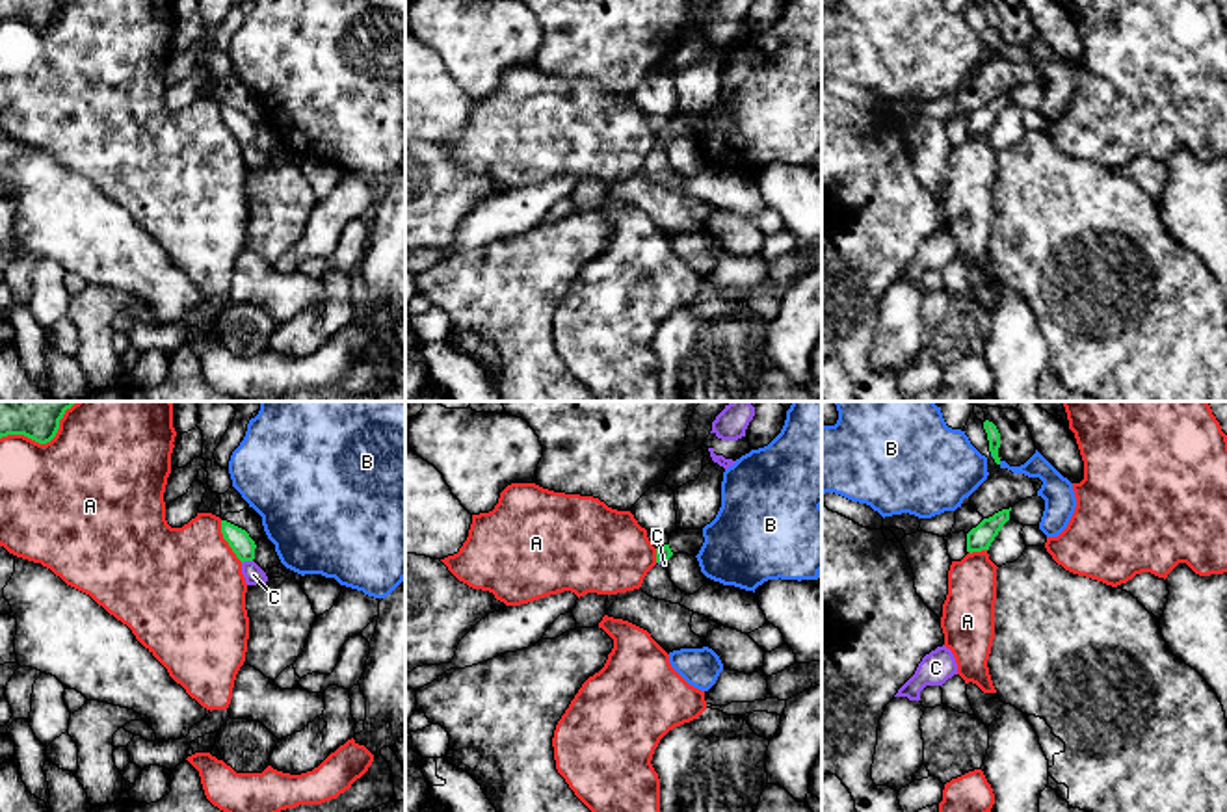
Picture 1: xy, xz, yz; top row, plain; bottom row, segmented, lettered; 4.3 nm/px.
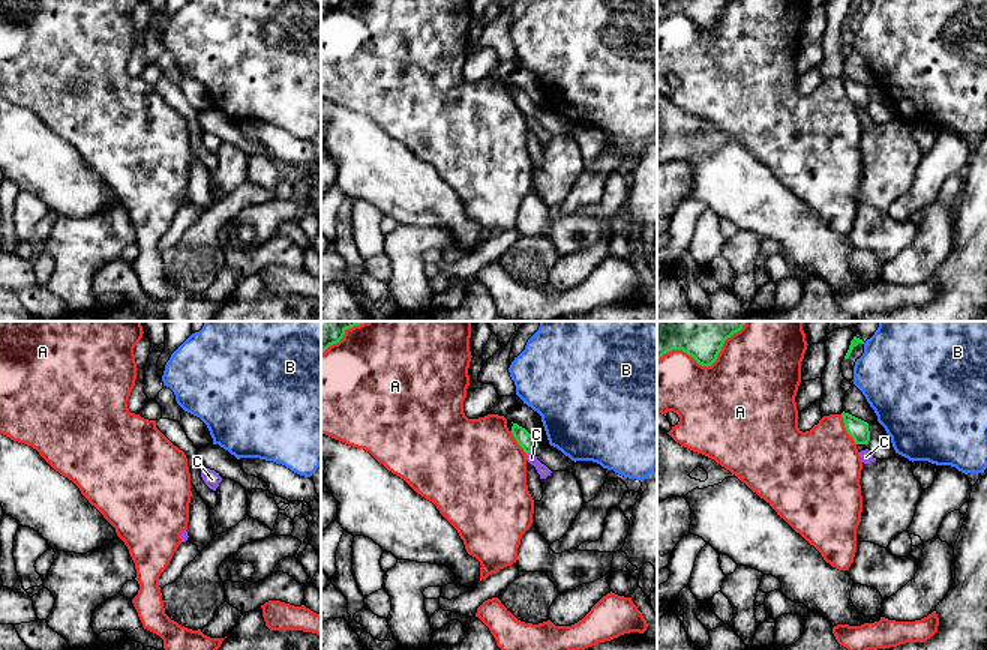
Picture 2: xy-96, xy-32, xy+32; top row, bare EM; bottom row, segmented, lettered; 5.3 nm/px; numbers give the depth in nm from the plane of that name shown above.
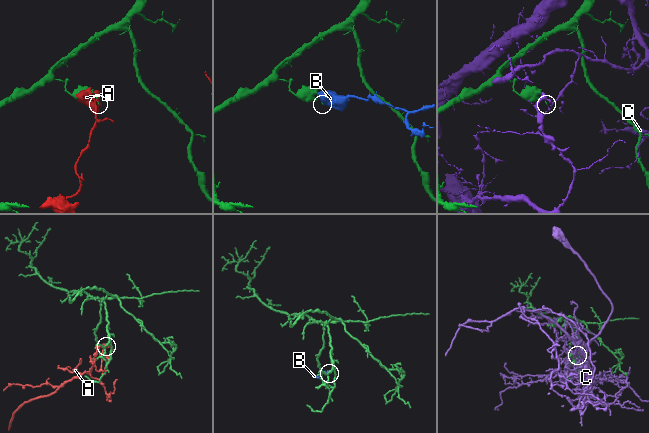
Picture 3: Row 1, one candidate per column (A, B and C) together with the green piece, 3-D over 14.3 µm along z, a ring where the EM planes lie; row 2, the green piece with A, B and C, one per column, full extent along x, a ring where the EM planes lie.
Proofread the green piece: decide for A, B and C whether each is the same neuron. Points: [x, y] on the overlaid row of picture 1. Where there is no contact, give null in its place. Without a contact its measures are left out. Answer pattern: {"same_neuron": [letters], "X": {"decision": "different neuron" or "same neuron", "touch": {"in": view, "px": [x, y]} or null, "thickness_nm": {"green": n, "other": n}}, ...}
{"same_neuron": [], "A": {"decision": "different neuron", "touch": {"in": "xy", "px": [225, 539]}, "thickness_nm": {"green": 100, "other": 480}}, "B": {"decision": "different neuron", "touch": null}, "C": {"decision": "different neuron", "touch": {"in": "xy", "px": [246, 560]}, "thickness_nm": {"green": 100, "other": 90}}}

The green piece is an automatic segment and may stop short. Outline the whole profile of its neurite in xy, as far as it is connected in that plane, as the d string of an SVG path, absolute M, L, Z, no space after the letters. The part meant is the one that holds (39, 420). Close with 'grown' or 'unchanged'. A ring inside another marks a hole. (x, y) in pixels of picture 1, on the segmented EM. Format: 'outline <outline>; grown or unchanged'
outline M0 401L0 439L24 435L39 444L50 442L65 411L78 401Z; unchanged

